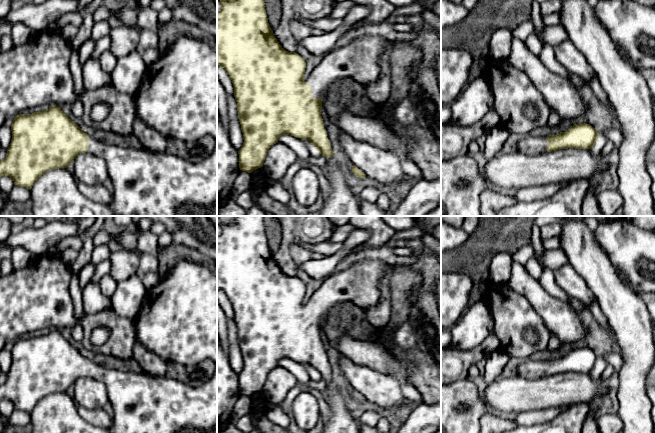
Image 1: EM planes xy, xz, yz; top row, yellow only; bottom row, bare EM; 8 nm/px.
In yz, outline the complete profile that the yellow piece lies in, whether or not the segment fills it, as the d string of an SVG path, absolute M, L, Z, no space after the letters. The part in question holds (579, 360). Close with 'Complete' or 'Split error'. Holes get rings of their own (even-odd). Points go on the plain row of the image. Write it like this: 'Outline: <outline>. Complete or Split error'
Outline: M579 347L557 359L525 360L518 366L517 375L526 379L543 378L559 373L590 373L599 364L599 357L590 348Z. Split error

